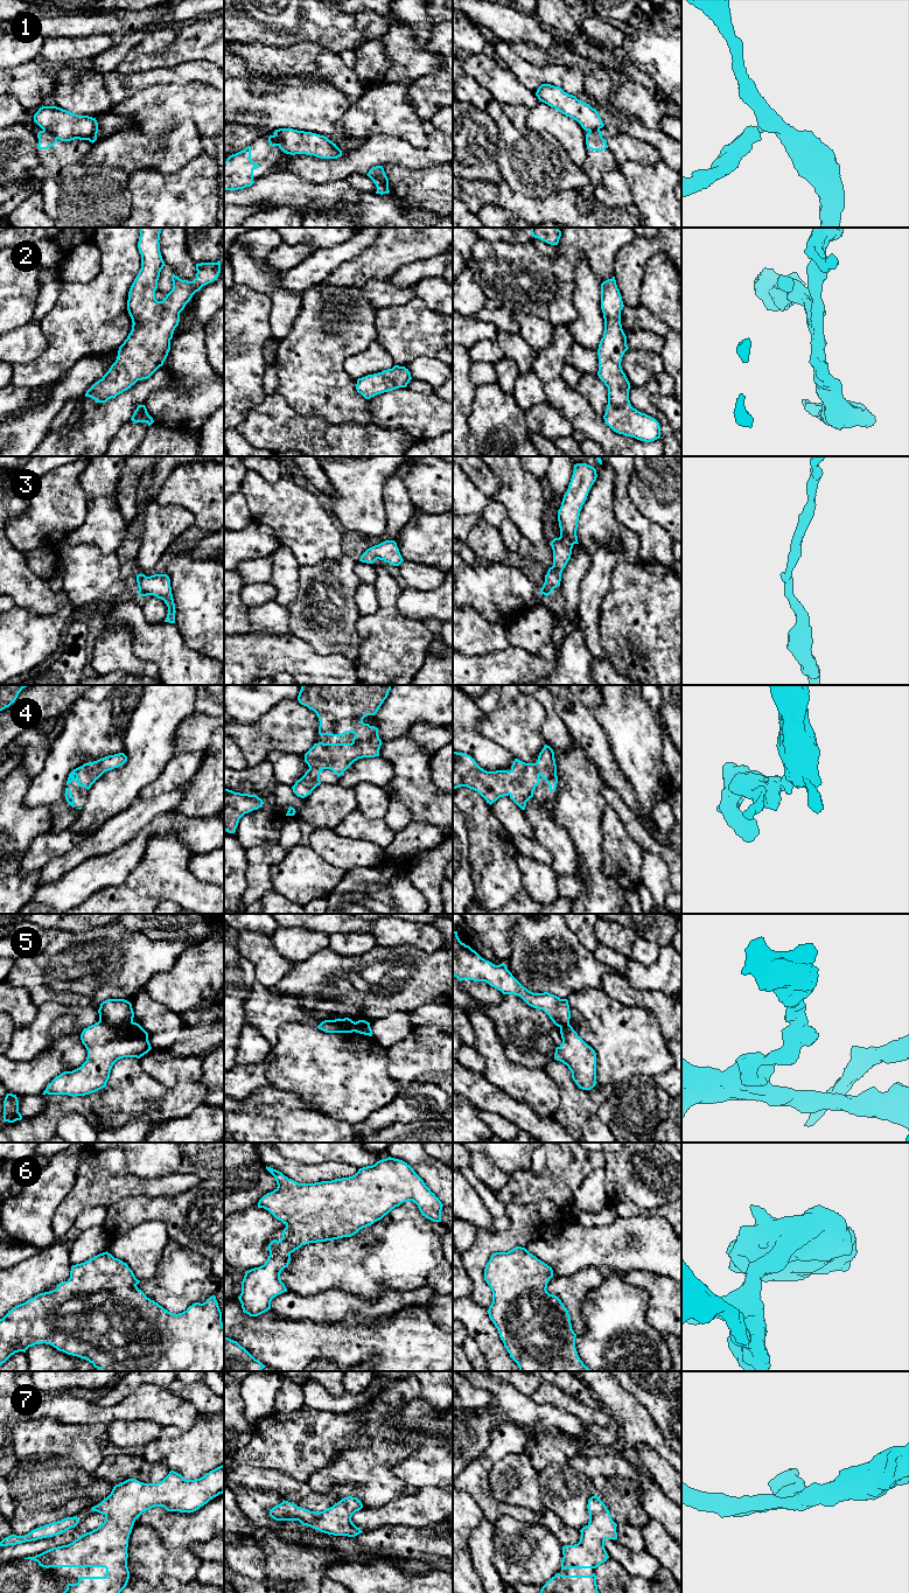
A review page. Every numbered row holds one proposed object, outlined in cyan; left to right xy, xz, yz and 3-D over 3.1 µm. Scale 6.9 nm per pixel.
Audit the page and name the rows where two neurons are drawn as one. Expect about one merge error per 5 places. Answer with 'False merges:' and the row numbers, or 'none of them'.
False merges: 1, 5

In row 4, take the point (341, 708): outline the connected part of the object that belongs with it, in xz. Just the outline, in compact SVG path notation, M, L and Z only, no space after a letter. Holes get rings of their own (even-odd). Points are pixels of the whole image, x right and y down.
M302 685L298 696L301 705L314 711L319 718L319 734L341 736L354 733L351 743L314 743L305 754L309 769L292 787L293 792L301 798L307 797L321 784L320 774L323 769L333 770L338 777L358 759L379 756L382 740L378 728L364 724L363 719L375 715L387 698L392 685Z

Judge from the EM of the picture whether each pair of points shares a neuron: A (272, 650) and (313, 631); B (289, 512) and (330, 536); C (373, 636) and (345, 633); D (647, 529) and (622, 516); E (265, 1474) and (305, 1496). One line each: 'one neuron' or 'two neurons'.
A: two neurons
B: one neuron
C: two neurons
D: one neuron
E: one neuron

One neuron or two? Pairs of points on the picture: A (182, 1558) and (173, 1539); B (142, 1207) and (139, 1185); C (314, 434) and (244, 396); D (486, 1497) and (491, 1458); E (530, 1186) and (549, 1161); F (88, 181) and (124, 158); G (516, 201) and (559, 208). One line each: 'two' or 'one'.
A: two
B: two
C: two
D: one
E: one
F: two
G: one

